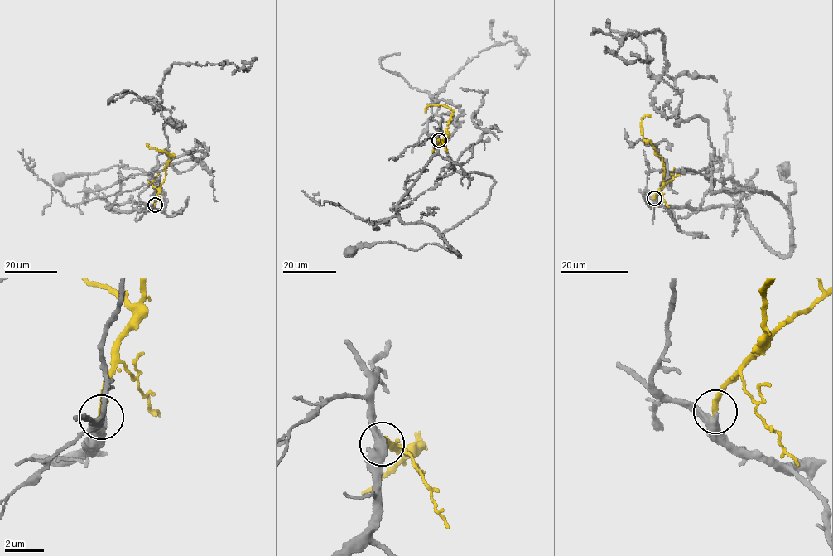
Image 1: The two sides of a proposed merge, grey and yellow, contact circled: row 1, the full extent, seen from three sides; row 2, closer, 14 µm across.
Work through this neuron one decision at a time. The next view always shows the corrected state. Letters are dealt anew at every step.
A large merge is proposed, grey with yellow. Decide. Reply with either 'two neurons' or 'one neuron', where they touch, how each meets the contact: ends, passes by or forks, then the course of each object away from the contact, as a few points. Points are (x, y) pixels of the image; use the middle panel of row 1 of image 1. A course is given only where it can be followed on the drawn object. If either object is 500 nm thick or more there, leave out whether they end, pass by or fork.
one neuron; place (439, 140); grey passes by; yellow ends; course grey (439, 140), (397, 216), (430, 224), (459, 256), (436, 244), (416, 249), (388, 242), (352, 251); course yellow (439, 140), (442, 141), (448, 137), (452, 111), (444, 105), (429, 105), (426, 112)

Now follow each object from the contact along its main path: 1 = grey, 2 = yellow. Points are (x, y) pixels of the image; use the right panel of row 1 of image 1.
1: (655, 197), (695, 210), (738, 205), (786, 256), (795, 190), (781, 178), (784, 170)
2: (655, 197), (662, 186), (664, 166), (642, 130), (642, 118), (651, 116)

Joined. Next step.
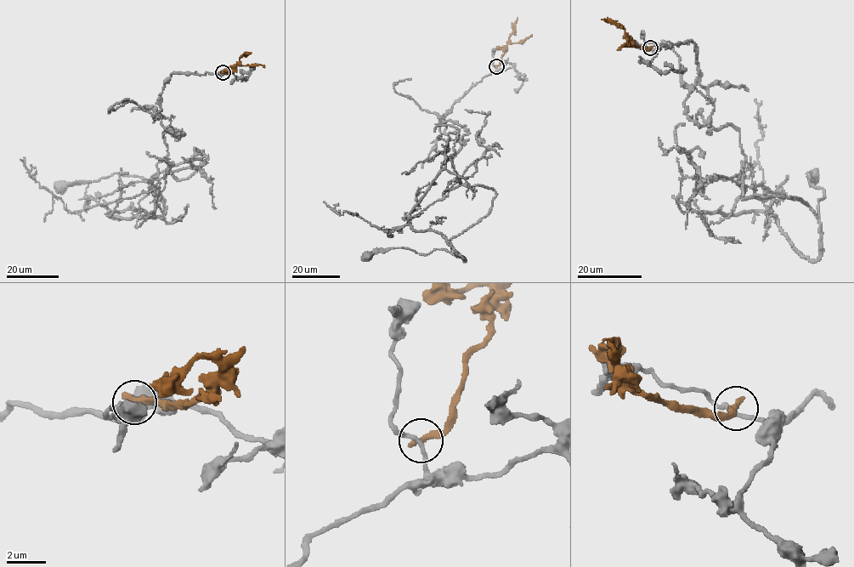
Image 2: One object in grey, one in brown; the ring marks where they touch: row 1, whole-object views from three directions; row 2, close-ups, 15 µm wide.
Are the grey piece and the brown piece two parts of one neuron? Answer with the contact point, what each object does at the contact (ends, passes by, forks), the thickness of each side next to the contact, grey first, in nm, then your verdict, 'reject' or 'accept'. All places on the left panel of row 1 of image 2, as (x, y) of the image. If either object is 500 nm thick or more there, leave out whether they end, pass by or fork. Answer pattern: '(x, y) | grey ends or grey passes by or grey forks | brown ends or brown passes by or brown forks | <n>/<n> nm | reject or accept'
(223, 72) | grey passes by | brown ends | 180/400 nm | reject

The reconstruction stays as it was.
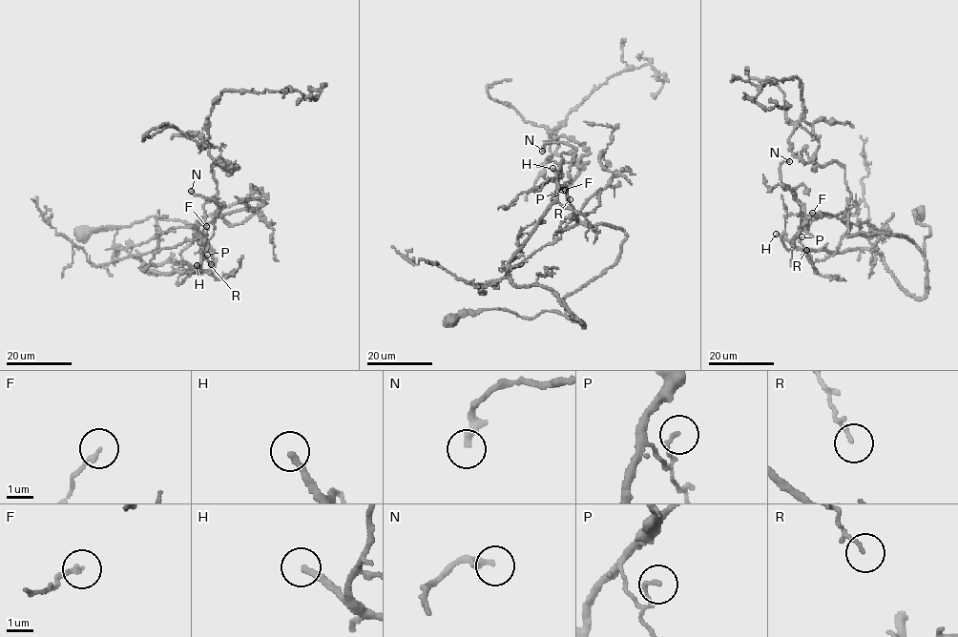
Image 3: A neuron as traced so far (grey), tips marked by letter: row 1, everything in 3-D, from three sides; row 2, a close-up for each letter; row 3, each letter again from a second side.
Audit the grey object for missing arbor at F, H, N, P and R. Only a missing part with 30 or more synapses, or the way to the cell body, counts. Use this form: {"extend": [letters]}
{"extend": ["H"]}

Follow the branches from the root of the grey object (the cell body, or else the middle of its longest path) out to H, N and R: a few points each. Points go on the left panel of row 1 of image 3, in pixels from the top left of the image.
H: (84, 234), (152, 216), (181, 220), (213, 251), (212, 269), (172, 261), (143, 270), (193, 273), (197, 265)
N: (84, 234), (181, 220), (213, 251), (206, 271), (172, 261), (143, 270), (200, 268), (222, 204), (191, 191)
R: (84, 234), (181, 220), (213, 251), (212, 269), (143, 270), (193, 273), (204, 256), (211, 264)

